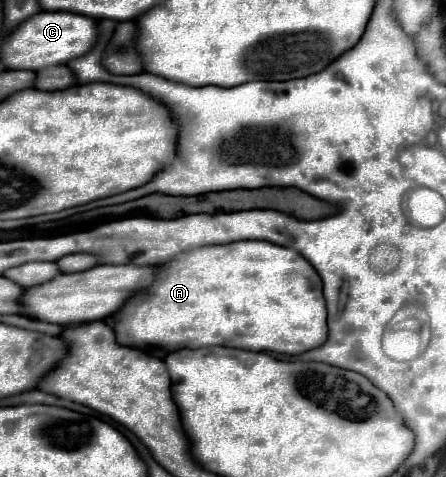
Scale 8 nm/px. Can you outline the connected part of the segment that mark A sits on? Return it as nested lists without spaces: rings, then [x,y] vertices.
[[[241,240],[225,246],[203,246],[187,250],[167,264],[159,266],[159,274],[151,288],[131,298],[115,314],[115,334],[121,346],[233,346],[253,352],[277,352],[297,356],[319,348],[327,340],[327,308],[323,284],[315,268],[293,248],[277,246],[263,240]]]

